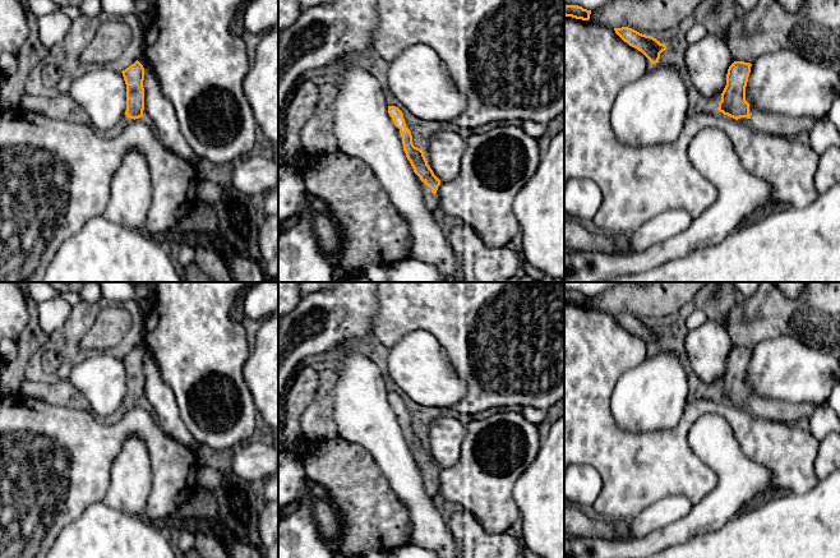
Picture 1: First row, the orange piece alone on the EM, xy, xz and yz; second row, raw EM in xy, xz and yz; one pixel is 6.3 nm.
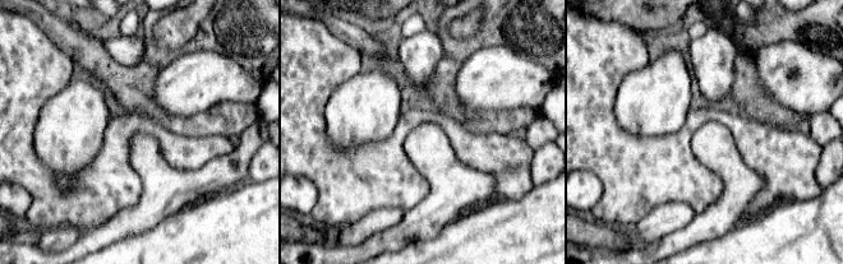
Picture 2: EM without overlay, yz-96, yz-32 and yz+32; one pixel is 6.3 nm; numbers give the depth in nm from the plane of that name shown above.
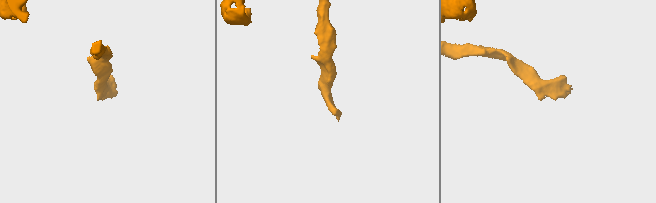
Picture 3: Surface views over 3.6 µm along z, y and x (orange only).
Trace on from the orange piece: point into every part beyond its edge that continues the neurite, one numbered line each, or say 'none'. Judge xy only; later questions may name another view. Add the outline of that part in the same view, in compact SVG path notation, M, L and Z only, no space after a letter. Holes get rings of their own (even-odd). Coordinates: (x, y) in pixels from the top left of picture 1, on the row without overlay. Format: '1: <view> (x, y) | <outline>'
1: xy (114, 418) | M124 401L121 406L110 416L105 416L101 420L106 424L115 424L117 423L134 405L128 403Z

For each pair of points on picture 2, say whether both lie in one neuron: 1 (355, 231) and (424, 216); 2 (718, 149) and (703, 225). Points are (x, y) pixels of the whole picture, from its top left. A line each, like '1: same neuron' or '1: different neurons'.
1: different neurons
2: same neuron

